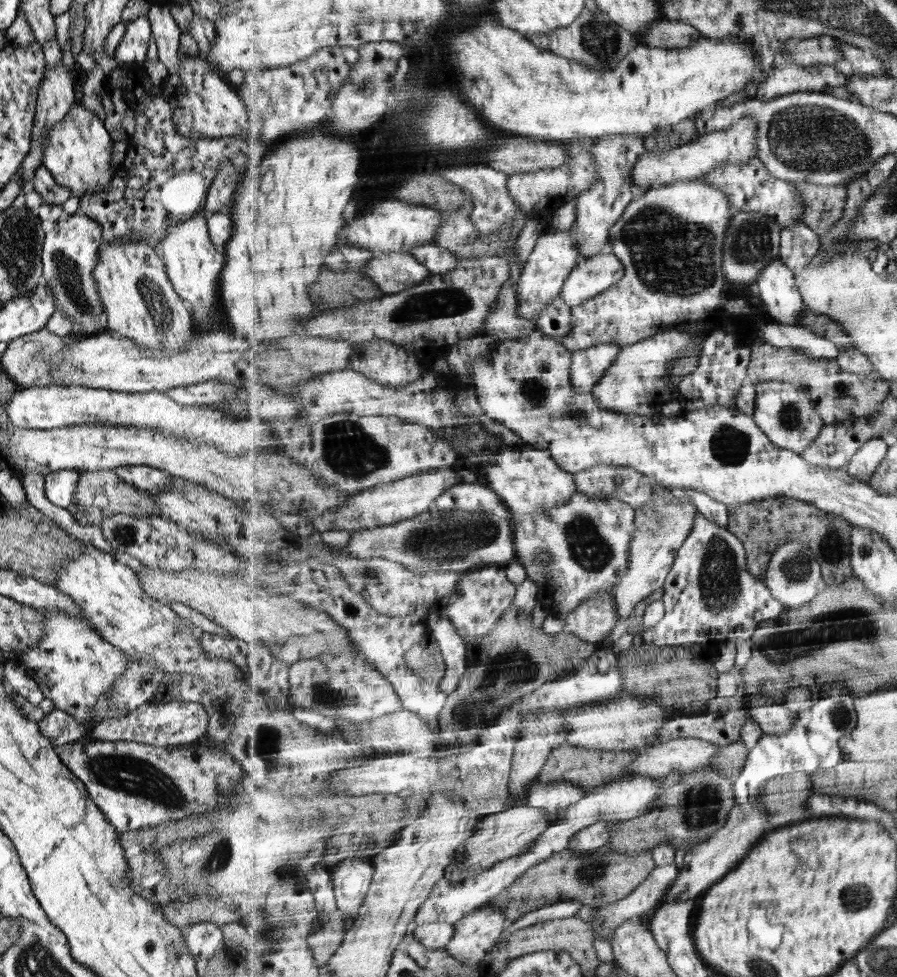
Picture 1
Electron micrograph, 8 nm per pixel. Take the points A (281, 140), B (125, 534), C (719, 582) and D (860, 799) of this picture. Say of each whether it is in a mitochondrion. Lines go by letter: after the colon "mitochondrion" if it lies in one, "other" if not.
A: other
B: mitochondrion
C: mitochondrion
D: other

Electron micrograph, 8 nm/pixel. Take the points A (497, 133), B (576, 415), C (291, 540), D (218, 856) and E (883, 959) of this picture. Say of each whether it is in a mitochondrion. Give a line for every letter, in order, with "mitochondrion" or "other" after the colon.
A: other
B: mitochondrion
C: other
D: mitochondrion
E: mitochondrion

